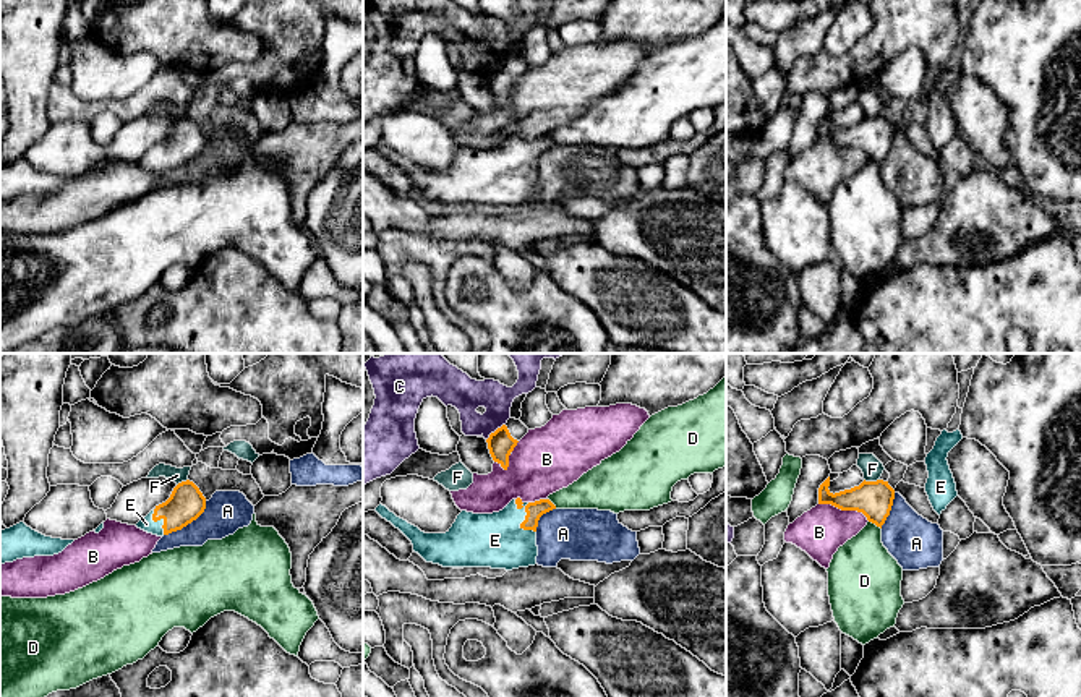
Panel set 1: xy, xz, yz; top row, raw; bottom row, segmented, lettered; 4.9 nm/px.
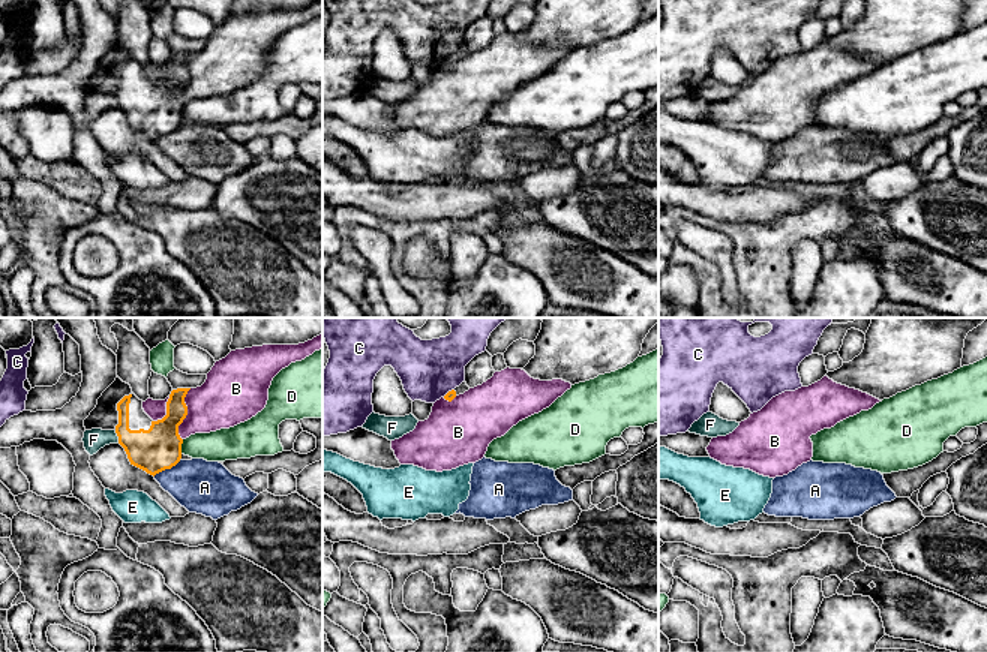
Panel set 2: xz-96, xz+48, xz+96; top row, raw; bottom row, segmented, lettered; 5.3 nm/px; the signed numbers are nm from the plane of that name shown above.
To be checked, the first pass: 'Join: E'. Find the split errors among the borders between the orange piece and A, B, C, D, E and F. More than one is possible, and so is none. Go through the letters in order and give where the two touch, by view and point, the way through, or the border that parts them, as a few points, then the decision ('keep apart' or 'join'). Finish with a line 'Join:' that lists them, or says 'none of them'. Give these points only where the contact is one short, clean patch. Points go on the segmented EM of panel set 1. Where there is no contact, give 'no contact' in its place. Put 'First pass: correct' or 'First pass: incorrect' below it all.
A: meets orange in xy at (188, 522); border along xy (206, 501), (206, 508), (195, 519), (164, 535); keep apart
B: meets orange in yz at (845, 509); keep apart
C: meets orange in xz at (496, 430); keep apart
D: meets orange in yz at (875, 524); keep apart
E: meets orange in xz at (525, 519); runs through xz (535, 509), (525, 519), (503, 540), (495, 540); join
F: meets orange in yz at (872, 482); border along yz (864, 478), (879, 480); keep apart
Join: E
First pass: correct

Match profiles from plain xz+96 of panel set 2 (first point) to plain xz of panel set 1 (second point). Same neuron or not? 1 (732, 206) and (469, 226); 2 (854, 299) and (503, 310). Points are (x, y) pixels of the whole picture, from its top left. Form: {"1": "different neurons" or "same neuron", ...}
{"1": "same neuron", "2": "same neuron"}

